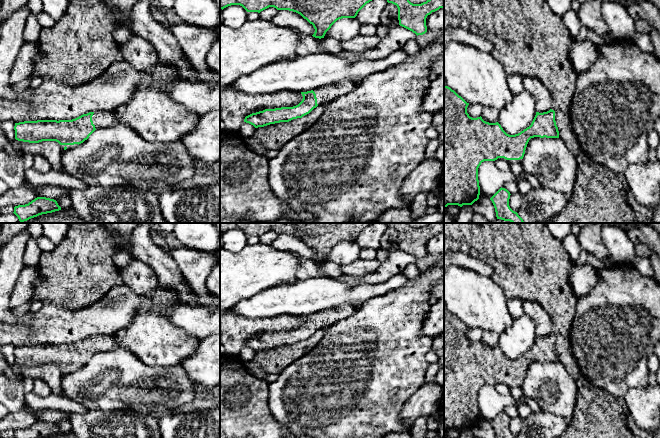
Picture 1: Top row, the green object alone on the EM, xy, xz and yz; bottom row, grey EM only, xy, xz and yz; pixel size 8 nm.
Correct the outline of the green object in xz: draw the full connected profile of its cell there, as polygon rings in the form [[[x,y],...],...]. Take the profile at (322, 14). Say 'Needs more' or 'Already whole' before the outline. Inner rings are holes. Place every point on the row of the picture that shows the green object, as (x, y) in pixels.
Already whole. [[[220,0],[220,9],[240,5],[247,12],[258,12],[274,7],[300,14],[313,25],[315,38],[324,38],[326,32],[339,19],[355,18],[372,0]]]

